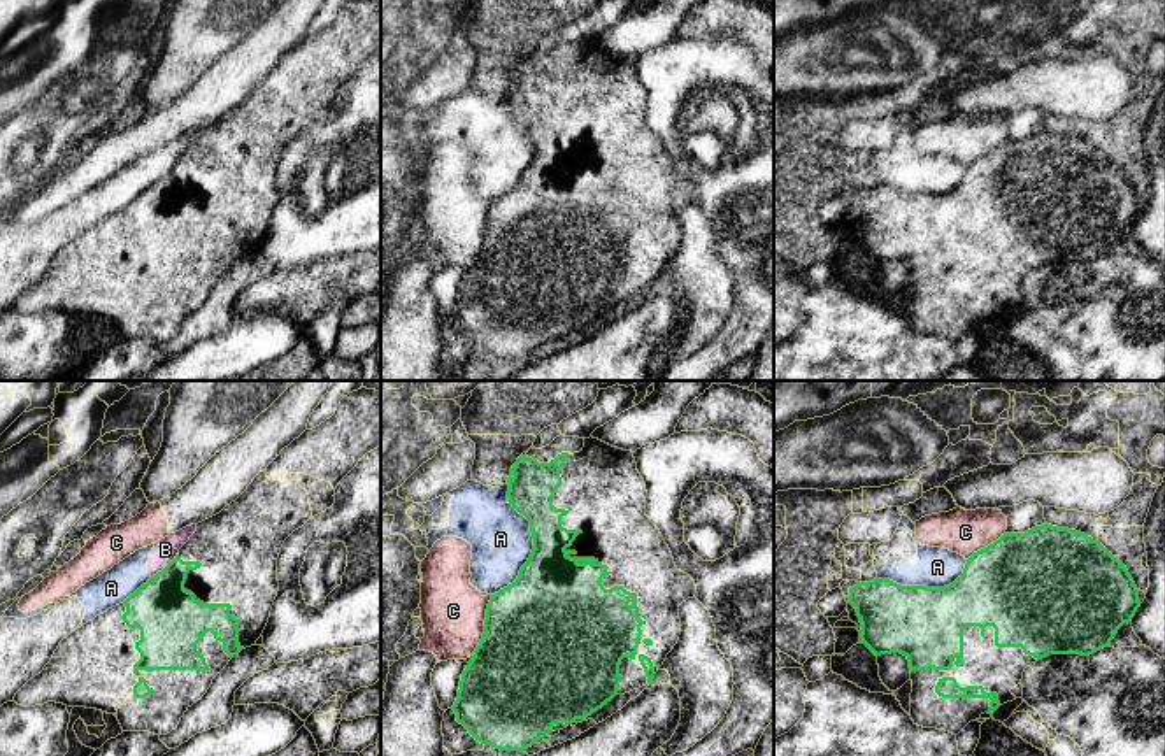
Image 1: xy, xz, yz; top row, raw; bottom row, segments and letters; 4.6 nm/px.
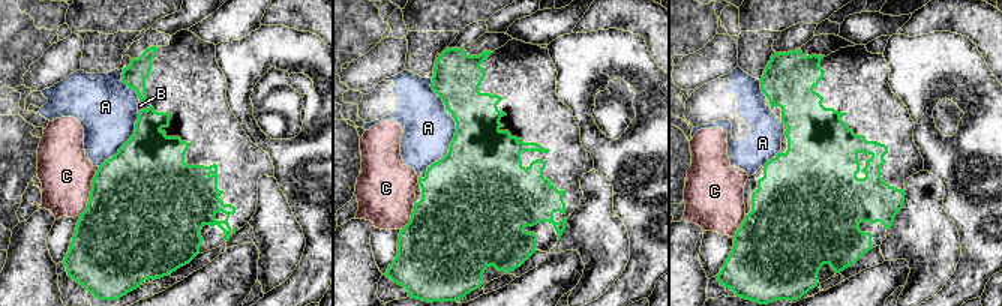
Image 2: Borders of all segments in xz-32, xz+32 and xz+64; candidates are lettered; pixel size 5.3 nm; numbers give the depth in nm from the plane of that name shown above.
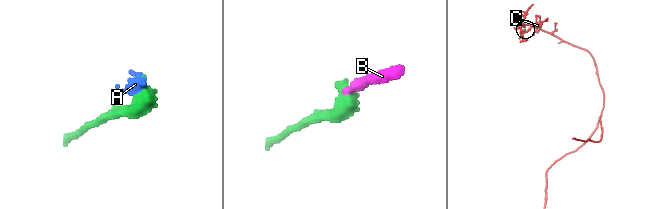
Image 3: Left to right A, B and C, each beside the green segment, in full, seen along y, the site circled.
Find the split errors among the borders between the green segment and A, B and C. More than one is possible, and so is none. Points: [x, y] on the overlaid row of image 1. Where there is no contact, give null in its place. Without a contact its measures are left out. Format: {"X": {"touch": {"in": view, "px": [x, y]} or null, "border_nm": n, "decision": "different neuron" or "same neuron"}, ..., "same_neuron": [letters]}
{"A": {"touch": {"in": "xz", "px": [534, 542]}, "border_nm": 550, "decision": "different neuron"}, "B": {"touch": {"in": "xy", "px": [165, 567]}, "border_nm": 170, "decision": "different neuron"}, "C": {"touch": {"in": "xz", "px": [485, 623]}, "border_nm": 280, "decision": "different neuron"}, "same_neuron": []}

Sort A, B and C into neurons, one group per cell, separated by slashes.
A B / C

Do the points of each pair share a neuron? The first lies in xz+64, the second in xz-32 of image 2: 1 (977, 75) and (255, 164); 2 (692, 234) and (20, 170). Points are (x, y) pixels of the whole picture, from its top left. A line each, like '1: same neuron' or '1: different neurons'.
1: different neurons
2: different neurons

